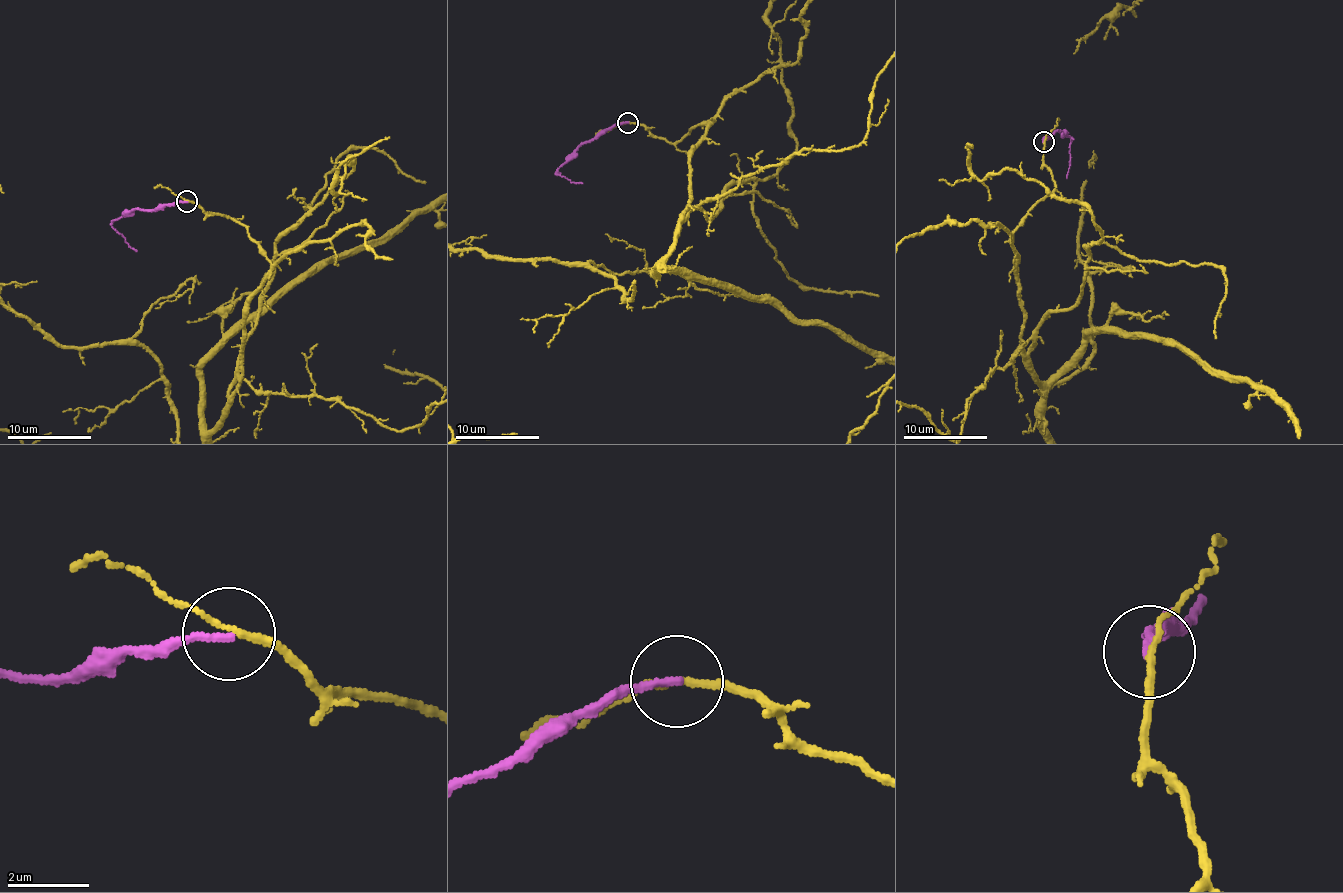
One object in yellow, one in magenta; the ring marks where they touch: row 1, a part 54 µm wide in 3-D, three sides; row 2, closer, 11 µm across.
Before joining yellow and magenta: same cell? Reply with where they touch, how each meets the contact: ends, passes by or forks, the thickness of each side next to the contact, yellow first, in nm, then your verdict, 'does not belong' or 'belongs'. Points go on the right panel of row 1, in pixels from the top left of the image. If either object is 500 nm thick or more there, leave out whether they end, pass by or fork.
place (1044, 142); yellow passes by; magenta ends; calibres 140 and 190 nm; belongs

